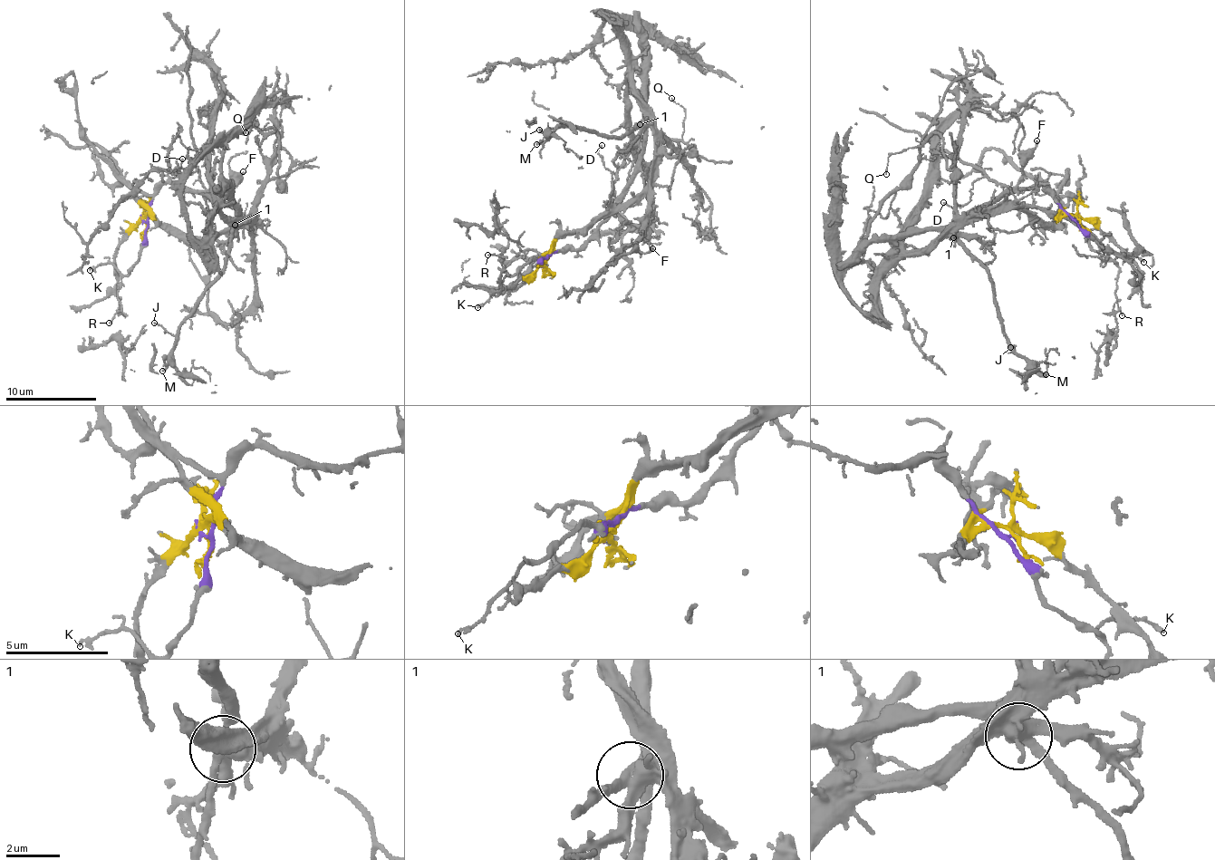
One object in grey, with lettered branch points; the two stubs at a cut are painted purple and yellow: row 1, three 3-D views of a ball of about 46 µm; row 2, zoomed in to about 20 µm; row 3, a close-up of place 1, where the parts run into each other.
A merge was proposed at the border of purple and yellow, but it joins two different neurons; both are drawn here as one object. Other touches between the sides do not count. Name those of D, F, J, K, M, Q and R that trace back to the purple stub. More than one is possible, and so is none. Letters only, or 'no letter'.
D, F, J, K, M, Q, R

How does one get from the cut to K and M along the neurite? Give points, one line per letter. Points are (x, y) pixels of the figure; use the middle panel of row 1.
K: (544, 262), (544, 256), (535, 257), (515, 274), (505, 276), (497, 290), (477, 306)
M: (544, 262), (583, 249), (634, 169), (642, 121), (615, 136), (573, 124), (535, 145)

